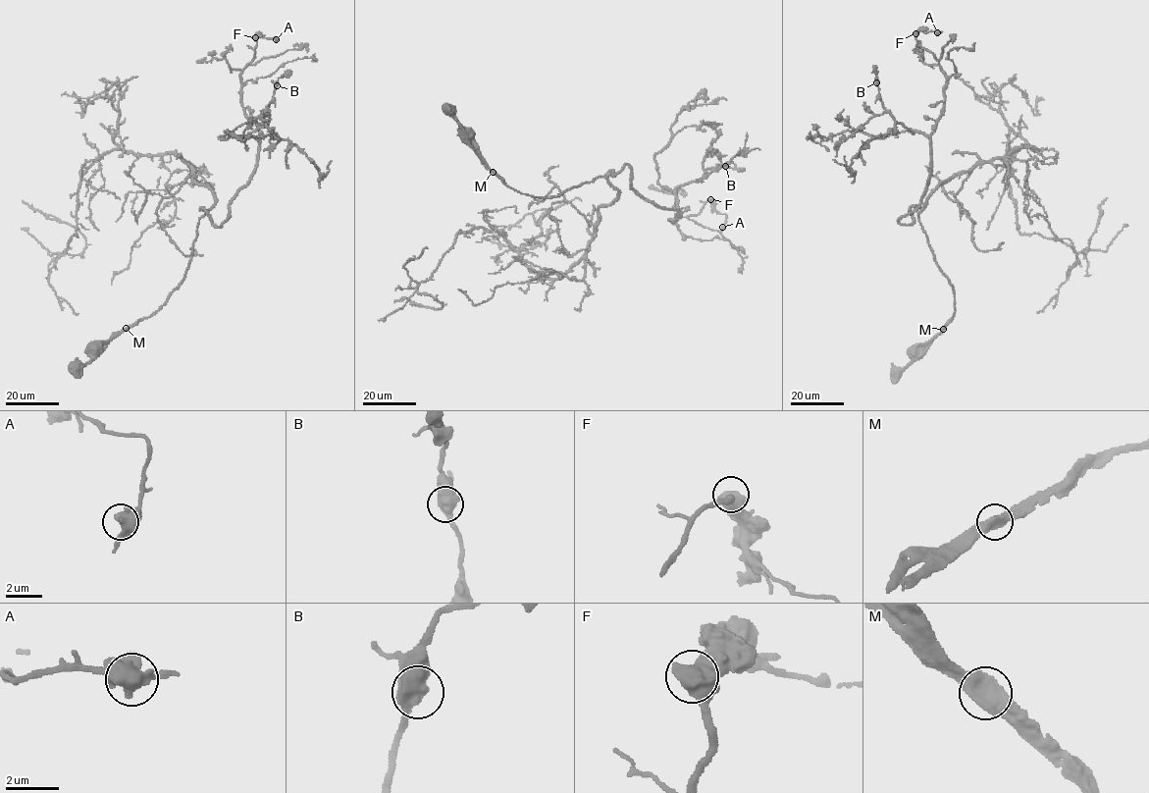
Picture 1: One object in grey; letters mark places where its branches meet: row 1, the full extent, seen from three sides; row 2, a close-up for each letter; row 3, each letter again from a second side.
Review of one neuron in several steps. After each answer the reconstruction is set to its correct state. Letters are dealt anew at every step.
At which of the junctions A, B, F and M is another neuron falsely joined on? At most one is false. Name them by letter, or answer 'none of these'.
M

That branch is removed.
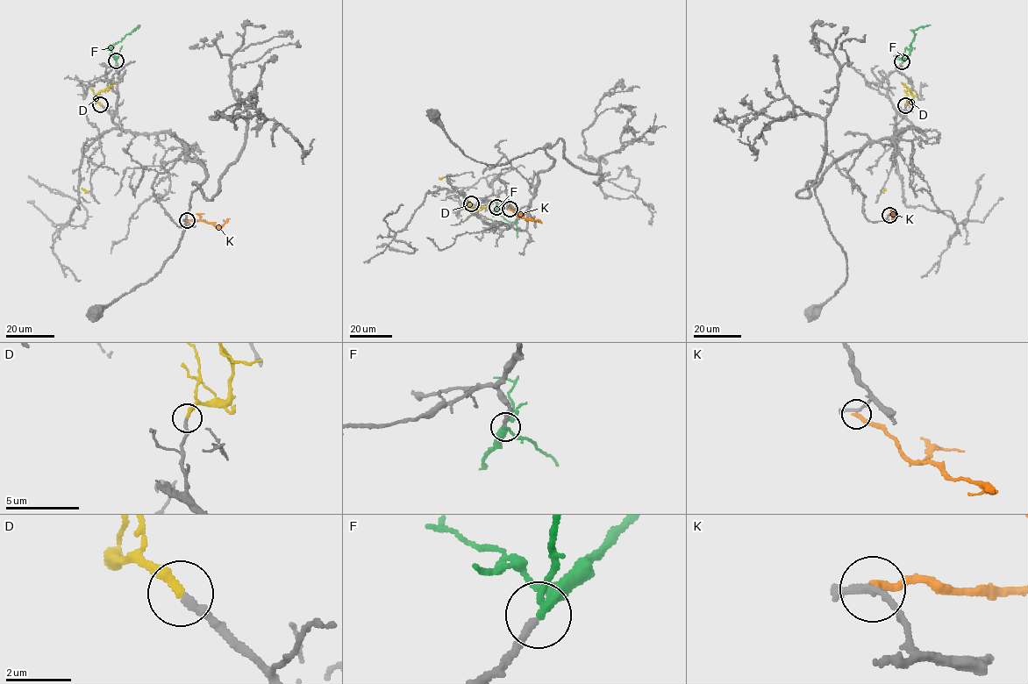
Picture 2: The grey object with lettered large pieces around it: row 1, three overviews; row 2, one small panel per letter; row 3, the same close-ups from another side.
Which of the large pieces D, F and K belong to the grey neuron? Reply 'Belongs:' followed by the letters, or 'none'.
Belongs: F

